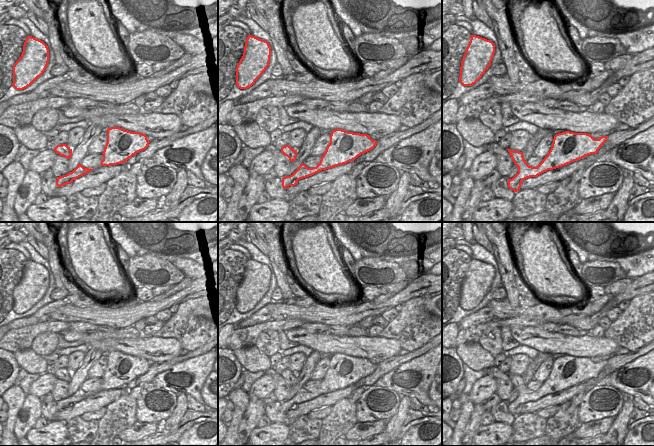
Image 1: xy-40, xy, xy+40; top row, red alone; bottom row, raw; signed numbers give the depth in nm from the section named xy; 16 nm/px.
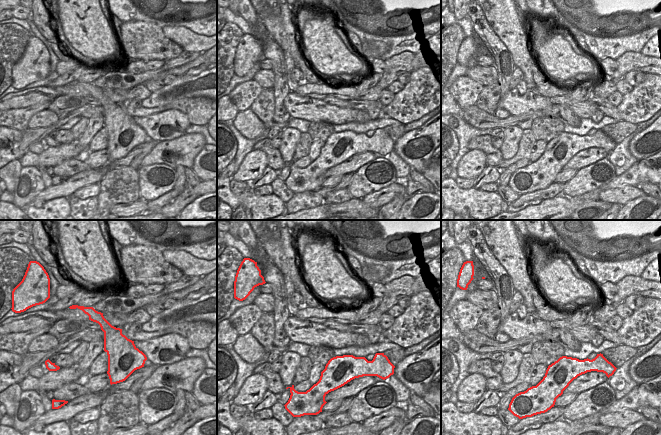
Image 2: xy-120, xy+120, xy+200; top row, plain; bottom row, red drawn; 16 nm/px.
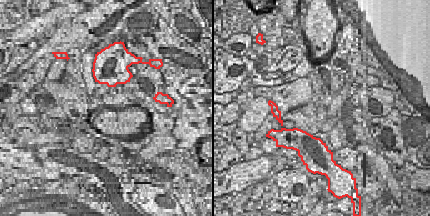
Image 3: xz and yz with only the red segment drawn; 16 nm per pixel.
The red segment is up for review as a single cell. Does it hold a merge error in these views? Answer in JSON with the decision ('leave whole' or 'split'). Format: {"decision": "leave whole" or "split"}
{"decision": "leave whole"}

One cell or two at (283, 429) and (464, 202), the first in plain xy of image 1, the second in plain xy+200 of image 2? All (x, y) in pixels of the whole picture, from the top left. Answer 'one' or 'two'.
one

